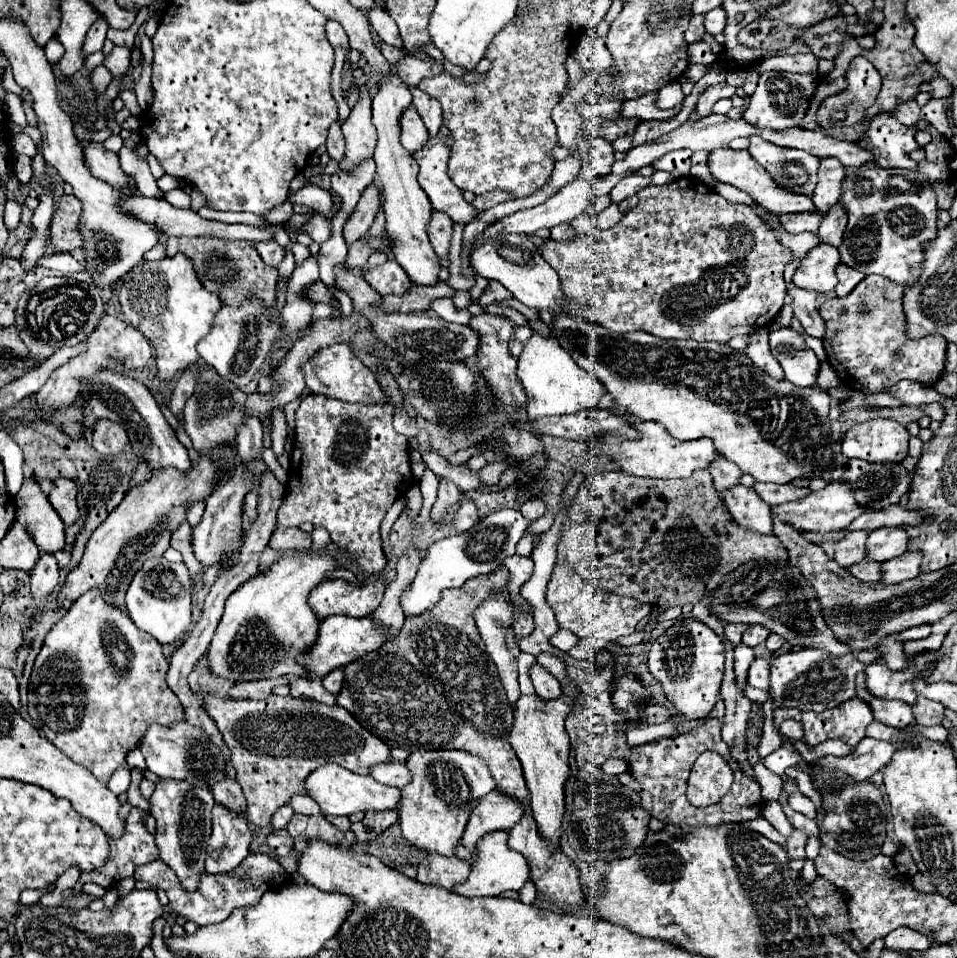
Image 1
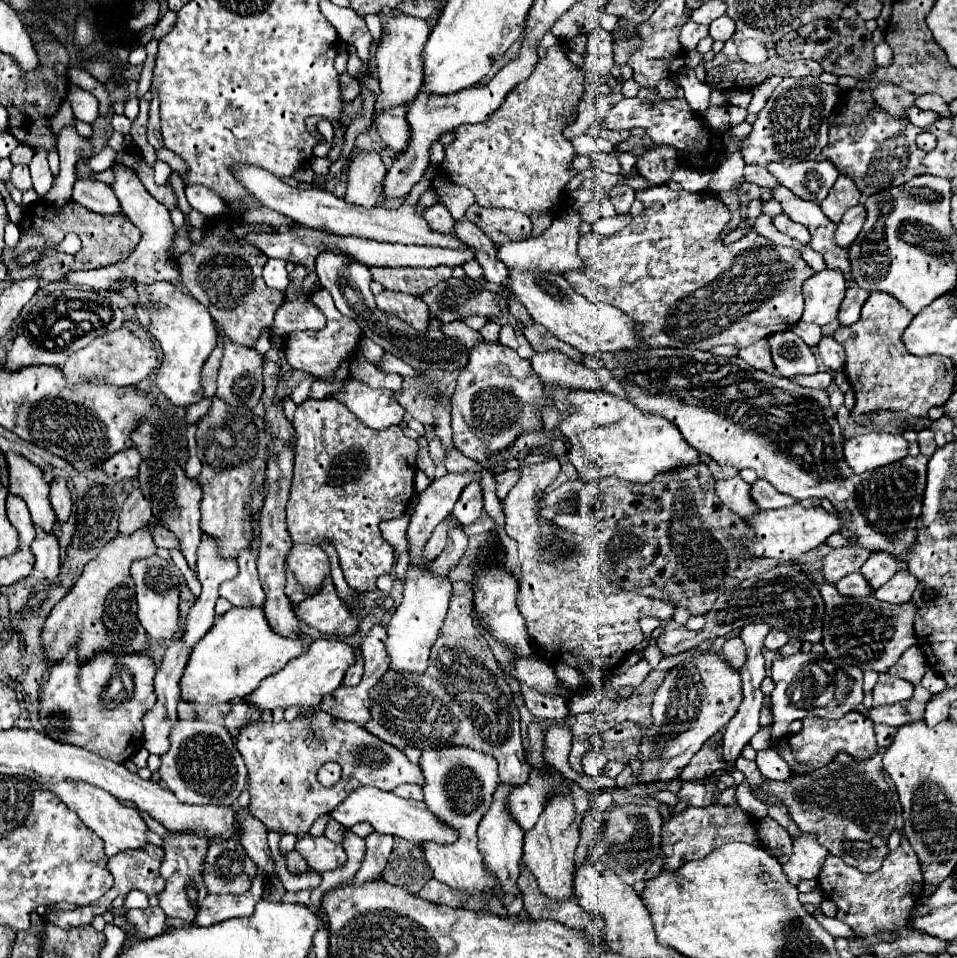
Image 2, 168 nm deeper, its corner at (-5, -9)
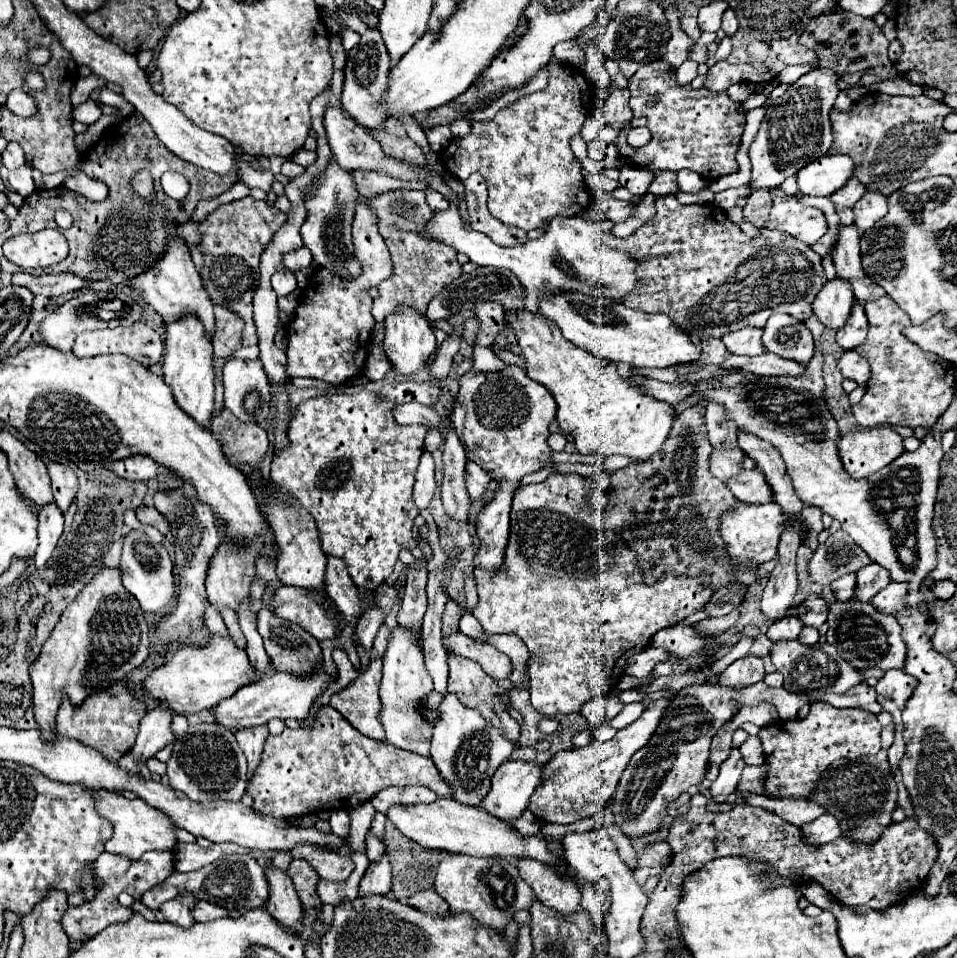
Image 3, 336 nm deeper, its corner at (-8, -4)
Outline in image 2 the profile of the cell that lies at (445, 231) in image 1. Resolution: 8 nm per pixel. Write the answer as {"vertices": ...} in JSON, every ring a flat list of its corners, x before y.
{"vertices":[[436,202,434,206,424,210,424,218,430,224,432,230,442,232,442,234,454,234,454,218,450,216,448,208,442,206,440,202]]}

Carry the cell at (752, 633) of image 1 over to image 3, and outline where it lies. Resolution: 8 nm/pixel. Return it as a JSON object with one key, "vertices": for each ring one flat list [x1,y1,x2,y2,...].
{"vertices":[[787,615,787,617,775,621,769,627,767,637,773,643,777,643,777,641,791,641,791,639,797,639,801,629,803,629,803,623,799,623,799,619,795,619,795,615]]}

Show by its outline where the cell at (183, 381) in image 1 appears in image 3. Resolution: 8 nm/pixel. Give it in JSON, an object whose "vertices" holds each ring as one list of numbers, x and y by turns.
{"vertices":[[215,307,215,331,213,331,215,359,229,359,241,347,241,327,243,323,239,323,239,319,231,315,231,311]]}

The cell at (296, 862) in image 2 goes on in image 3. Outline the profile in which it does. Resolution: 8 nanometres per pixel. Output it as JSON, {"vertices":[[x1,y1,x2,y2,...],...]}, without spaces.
{"vertices":[[293,859,289,869,287,869,287,875,293,879,293,885,297,889,297,895,301,899,305,911,321,907,321,901,319,901,319,897,315,893,315,885,319,881,319,875,307,861]]}

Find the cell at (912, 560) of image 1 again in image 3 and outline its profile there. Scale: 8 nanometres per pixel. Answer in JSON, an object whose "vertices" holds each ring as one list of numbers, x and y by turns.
{"vertices":[[891,581,885,589,881,589,871,599,871,603,875,603,875,607,879,607,879,611,883,611,883,613,899,613,905,609,907,593,909,593,909,583]]}

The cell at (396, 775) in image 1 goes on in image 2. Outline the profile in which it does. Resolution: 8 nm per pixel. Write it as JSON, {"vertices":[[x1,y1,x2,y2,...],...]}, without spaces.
{"vertices":[[402,784,402,786,396,786,396,788,394,788,394,794,400,796,400,798,410,798,410,800,422,800,422,798,424,798,422,788,416,786,416,784]]}

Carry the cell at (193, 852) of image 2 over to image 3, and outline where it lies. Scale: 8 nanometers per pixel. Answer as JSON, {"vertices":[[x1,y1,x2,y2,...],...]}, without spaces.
{"vertices":[[185,891,185,893,177,895,175,899,163,903,159,911,163,913,163,917,165,917,169,923,175,923,175,925,179,925,179,927,191,927,191,925,195,923,191,911,193,911,193,907,195,907,197,901,199,901,199,899,197,899,193,893]]}

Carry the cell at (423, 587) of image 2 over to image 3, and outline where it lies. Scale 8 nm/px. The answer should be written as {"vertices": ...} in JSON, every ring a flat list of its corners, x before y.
{"vertices":[[397,625,393,629,393,635,389,639,387,651,383,655,383,681,381,681,381,723,387,733,387,743,407,749,417,755,429,757,429,745,431,745,431,725,419,715,419,703,423,695,427,695,433,689,431,675,425,667,423,647,421,641,415,637,413,631,407,631,407,627]]}

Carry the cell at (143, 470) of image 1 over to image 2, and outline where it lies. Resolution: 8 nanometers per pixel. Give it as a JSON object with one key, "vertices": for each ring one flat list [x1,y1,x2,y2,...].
{"vertices":[[136,488,124,502,120,512,120,534,132,534,138,528,146,526,152,518,152,510,148,500,142,496,142,492]]}

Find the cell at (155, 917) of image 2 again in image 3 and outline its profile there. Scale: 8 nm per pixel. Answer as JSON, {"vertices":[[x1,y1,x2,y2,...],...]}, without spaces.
{"vertices":[[229,855,223,857,207,867,201,867,193,873,179,873,175,871,171,877,167,877,163,883,159,883,157,887,153,887,151,891,143,893,141,903,145,907,149,907,151,911,159,911,159,907,177,897,183,891,193,891,195,895,199,895,199,899,207,899,215,905,221,905,229,911,229,917,239,917,243,911,251,909,251,907,263,907,269,895,267,889,267,879,265,879,265,871,263,867,255,861,253,855]]}

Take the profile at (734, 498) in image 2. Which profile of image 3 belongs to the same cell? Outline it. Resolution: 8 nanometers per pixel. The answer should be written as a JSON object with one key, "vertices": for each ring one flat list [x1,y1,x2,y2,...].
{"vertices":[[721,449,721,451,713,451,711,453,711,471,713,475,727,483,731,477,735,477,737,473,743,471,741,461,743,461,745,453,741,449]]}

